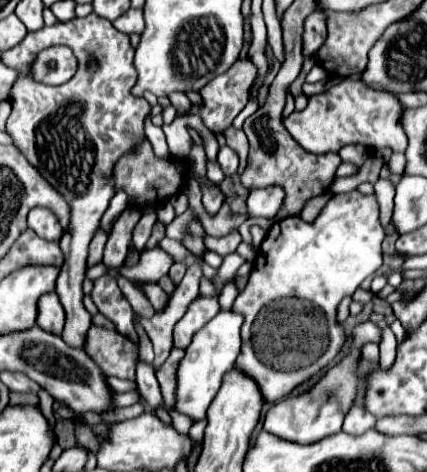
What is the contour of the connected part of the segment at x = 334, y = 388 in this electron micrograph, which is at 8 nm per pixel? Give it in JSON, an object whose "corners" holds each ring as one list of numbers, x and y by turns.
{"corners":[[363,322,355,328,353,332,353,346,351,346,351,356,345,358,341,364,335,368,327,370,327,374,303,396,297,398,287,398,283,402,277,402,275,406,269,408,265,416,265,430,297,444,313,444,319,442,327,436,333,436,341,430,343,418,349,412,355,392,357,392,357,376,355,376,355,360,361,352,361,346,367,342,379,342,381,340,381,330,373,322]]}

